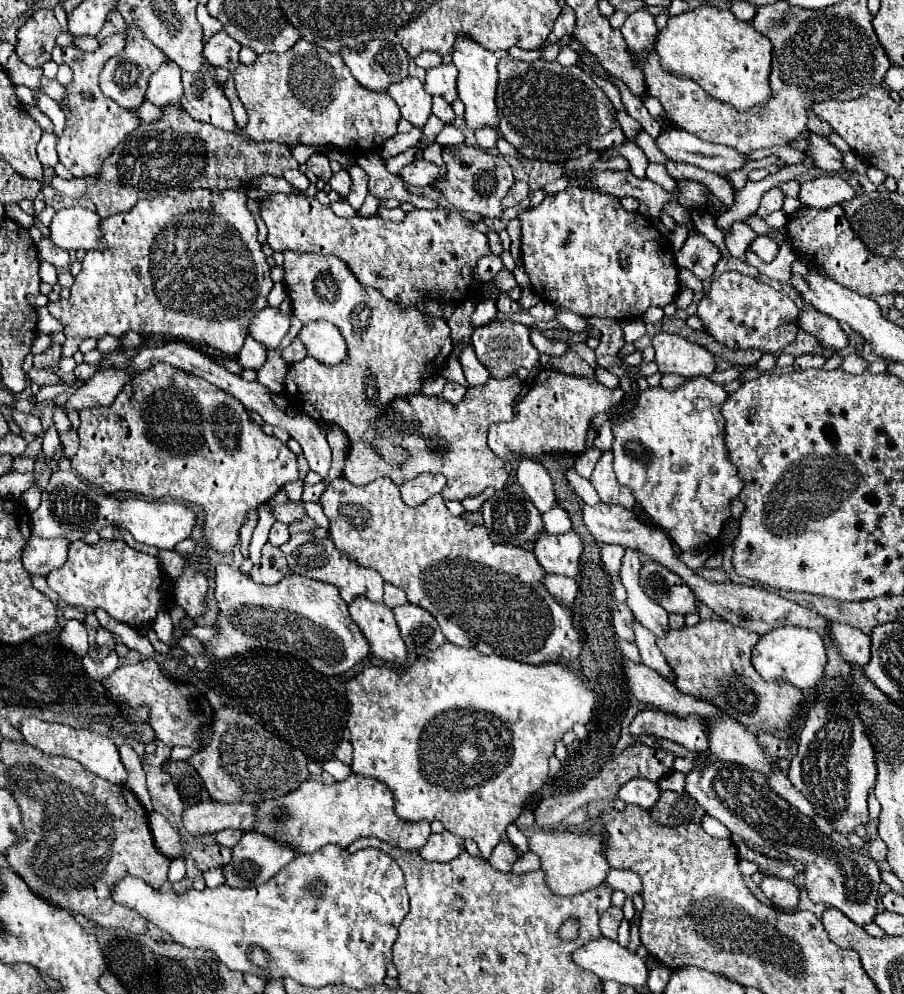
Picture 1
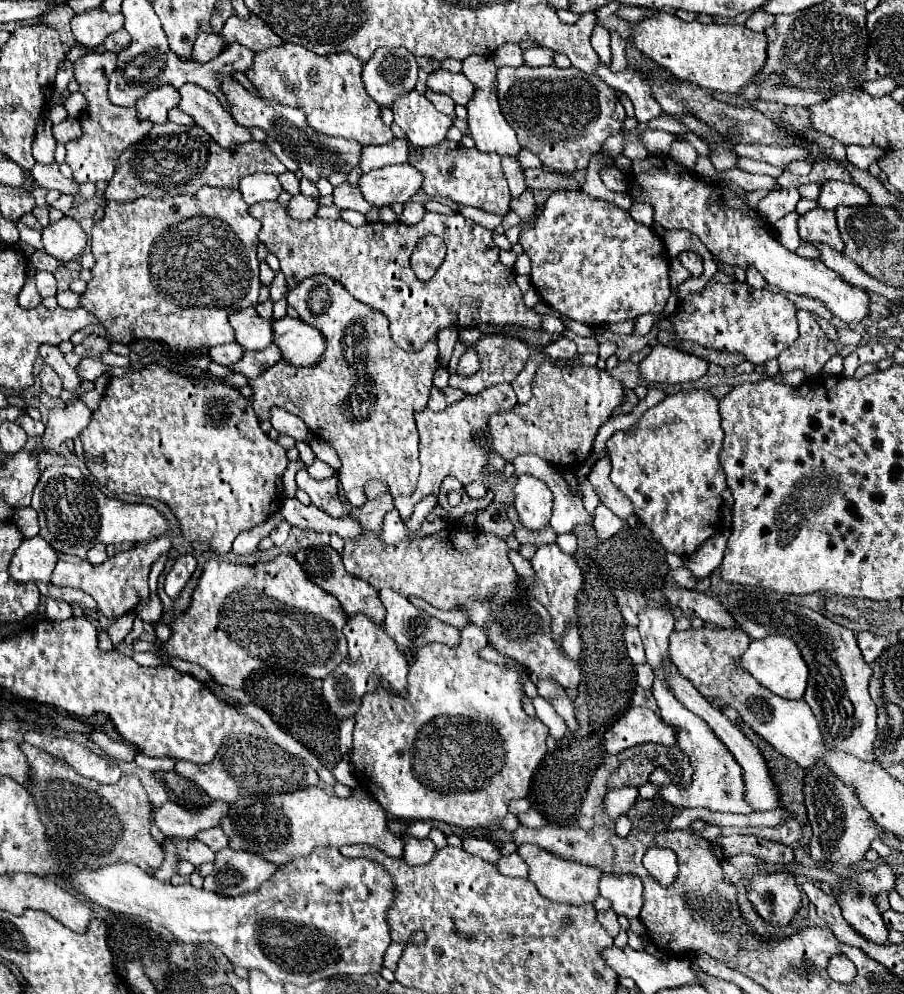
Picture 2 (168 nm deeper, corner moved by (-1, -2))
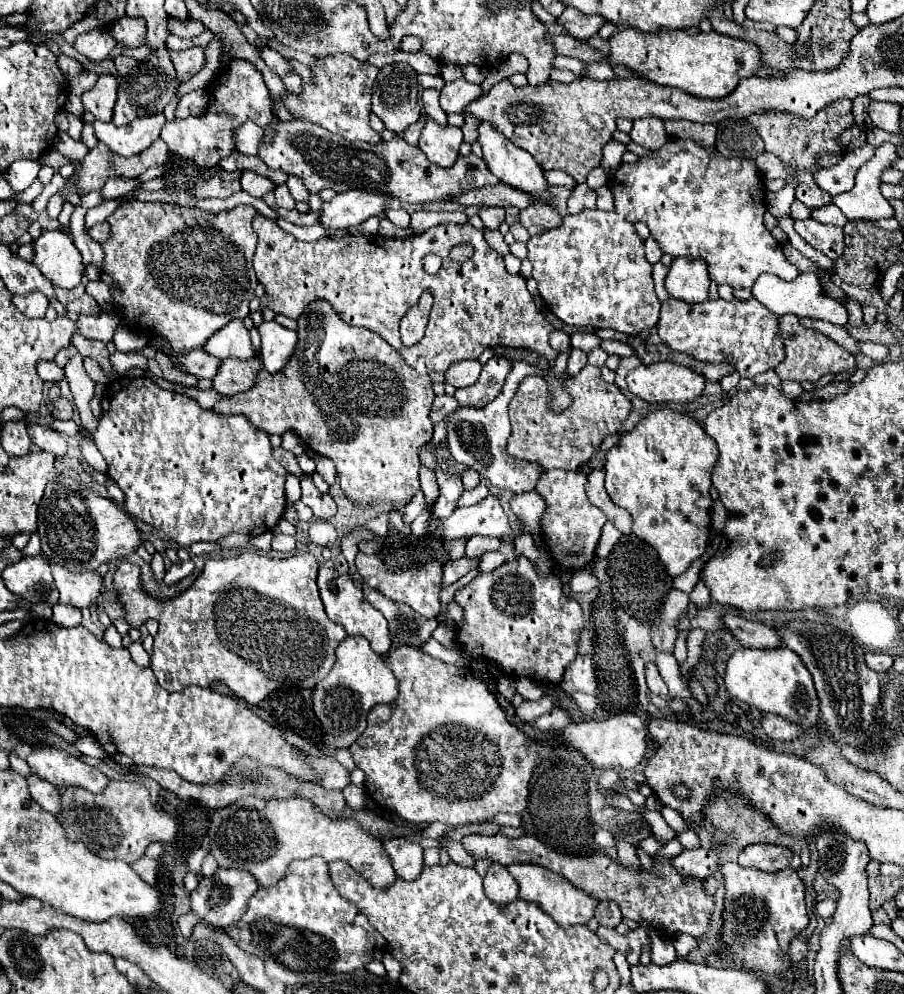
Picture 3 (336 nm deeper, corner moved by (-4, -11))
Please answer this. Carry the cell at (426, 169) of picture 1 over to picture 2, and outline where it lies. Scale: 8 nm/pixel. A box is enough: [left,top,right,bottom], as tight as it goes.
[359,163,423,207]

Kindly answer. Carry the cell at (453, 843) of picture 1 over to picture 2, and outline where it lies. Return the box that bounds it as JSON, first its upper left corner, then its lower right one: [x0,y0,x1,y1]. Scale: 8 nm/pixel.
[403,837,437,865]

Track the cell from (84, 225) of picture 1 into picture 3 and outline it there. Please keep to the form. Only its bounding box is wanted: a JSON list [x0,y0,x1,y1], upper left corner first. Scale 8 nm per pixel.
[30,230,82,288]

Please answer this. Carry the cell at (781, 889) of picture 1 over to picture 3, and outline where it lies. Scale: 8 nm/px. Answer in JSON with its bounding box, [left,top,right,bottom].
[706,862,808,976]

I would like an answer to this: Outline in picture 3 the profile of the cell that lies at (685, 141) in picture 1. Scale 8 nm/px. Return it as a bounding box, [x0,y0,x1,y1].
[814,144,876,196]

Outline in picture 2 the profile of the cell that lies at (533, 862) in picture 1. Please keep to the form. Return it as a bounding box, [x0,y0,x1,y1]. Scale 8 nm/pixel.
[497,853,527,879]

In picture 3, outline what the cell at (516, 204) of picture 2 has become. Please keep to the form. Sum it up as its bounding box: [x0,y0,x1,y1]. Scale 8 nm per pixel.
[520,202,562,236]

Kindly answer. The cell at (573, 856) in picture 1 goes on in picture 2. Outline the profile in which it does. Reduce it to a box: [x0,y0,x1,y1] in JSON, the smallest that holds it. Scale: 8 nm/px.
[517,845,603,905]

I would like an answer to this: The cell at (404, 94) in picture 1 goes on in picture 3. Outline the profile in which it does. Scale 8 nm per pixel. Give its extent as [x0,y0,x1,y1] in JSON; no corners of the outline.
[420,116,462,168]

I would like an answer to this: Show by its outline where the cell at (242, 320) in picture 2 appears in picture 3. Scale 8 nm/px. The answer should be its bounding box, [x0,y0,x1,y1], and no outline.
[202,320,254,360]

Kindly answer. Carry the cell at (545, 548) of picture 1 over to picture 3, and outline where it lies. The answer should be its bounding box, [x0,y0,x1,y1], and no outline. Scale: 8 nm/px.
[454,556,584,684]

